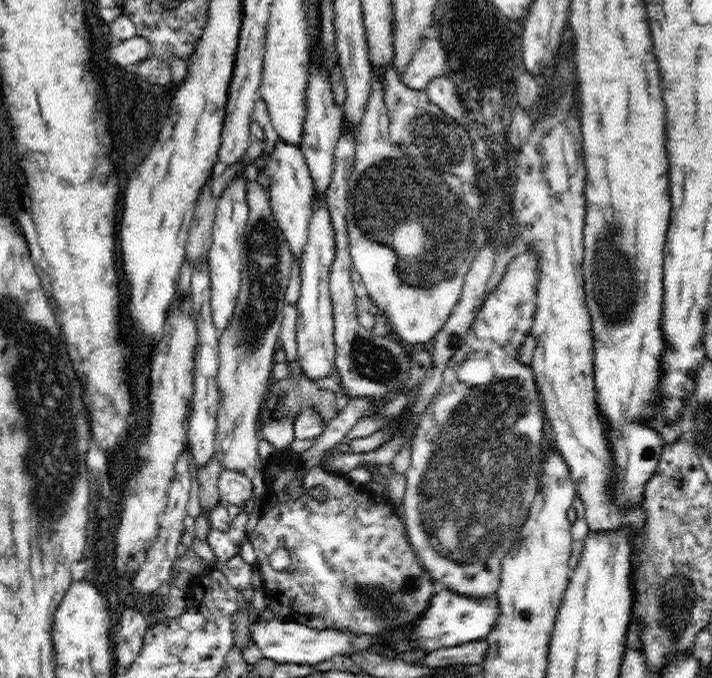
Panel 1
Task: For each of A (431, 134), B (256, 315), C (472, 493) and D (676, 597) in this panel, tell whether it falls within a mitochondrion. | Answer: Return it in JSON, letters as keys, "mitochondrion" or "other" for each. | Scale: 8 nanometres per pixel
{"A":"mitochondrion","B":"mitochondrion","C":"mitochondrion","D":"mitochondrion"}

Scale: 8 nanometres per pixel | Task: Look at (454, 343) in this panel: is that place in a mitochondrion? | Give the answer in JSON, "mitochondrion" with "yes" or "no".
{"mitochondrion":"no"}

